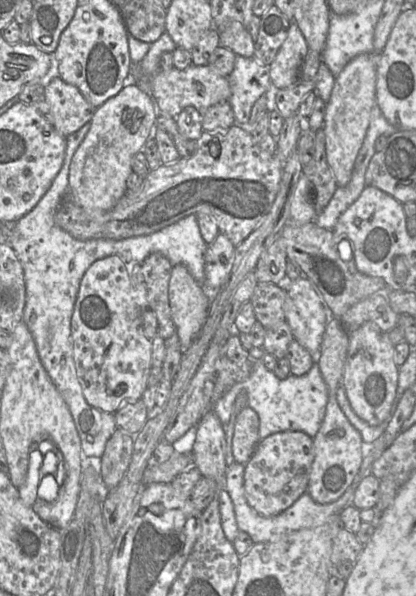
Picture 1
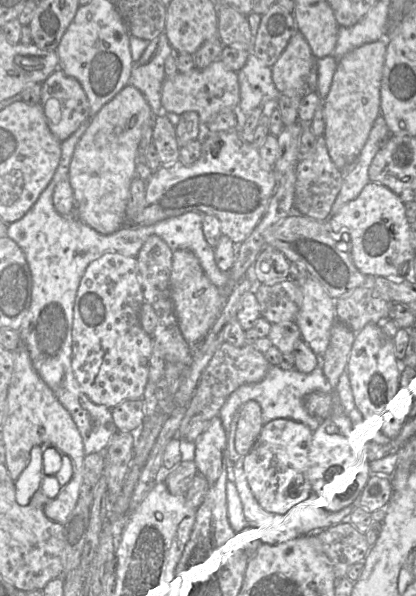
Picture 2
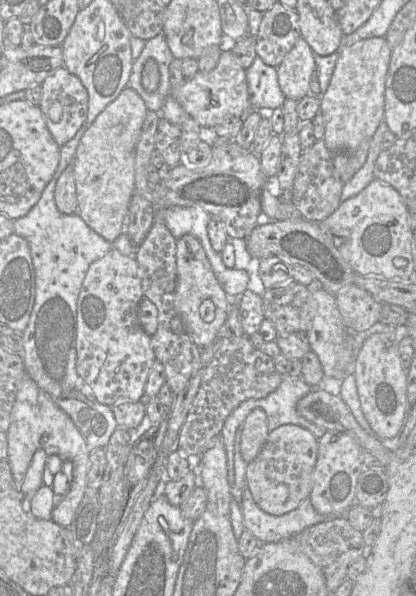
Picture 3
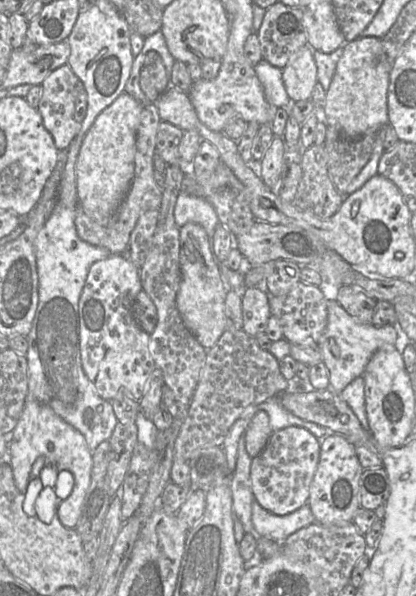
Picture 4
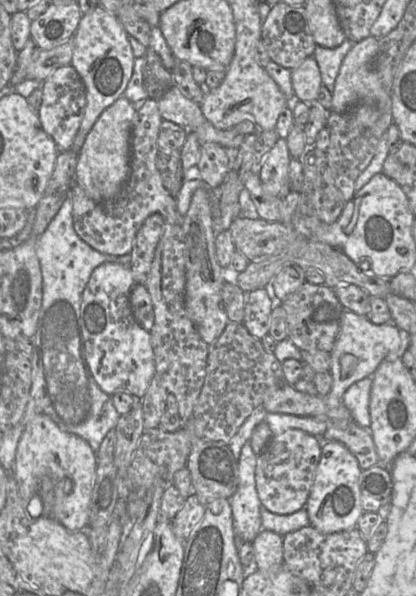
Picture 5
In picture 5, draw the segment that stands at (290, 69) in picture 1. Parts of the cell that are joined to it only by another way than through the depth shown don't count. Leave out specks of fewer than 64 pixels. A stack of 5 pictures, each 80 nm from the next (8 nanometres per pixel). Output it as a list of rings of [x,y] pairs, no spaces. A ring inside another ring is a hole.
[[[313,56],[306,58],[299,67],[291,71],[291,82],[295,100],[309,104],[316,101],[322,80]]]

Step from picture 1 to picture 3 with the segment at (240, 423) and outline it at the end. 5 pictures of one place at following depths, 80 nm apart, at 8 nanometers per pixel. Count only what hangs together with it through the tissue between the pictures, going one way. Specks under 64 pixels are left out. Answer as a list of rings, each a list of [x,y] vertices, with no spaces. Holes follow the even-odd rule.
[[[260,408],[252,410],[243,423],[241,433],[240,450],[247,463],[250,463],[259,454],[269,432],[265,411]]]

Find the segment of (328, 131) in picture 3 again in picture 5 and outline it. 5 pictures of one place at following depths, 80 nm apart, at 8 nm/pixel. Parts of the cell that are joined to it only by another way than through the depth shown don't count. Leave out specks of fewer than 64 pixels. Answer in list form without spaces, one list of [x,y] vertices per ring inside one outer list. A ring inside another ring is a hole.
[[[369,36],[354,43],[344,57],[332,92],[331,111],[345,114],[356,104],[376,106],[381,114],[392,111],[391,94],[385,91],[376,72],[374,57],[378,50],[378,38]]]

